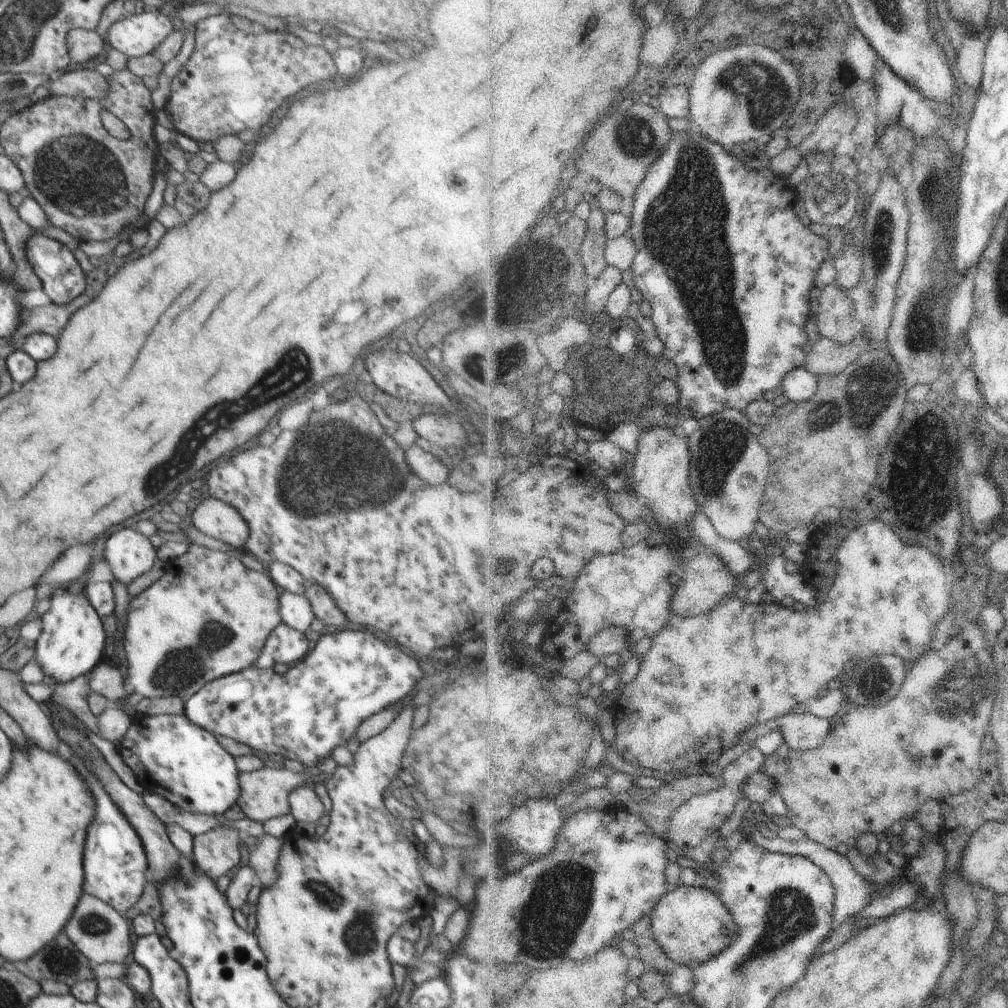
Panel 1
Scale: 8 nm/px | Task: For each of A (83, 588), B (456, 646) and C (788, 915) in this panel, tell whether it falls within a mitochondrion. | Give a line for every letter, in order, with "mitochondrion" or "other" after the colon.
A: other
B: other
C: mitochondrion

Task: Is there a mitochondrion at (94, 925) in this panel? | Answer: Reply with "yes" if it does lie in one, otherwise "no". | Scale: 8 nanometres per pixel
yes

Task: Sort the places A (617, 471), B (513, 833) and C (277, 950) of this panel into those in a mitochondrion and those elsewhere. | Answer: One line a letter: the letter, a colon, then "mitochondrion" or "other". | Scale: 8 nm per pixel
A: other
B: other
C: other

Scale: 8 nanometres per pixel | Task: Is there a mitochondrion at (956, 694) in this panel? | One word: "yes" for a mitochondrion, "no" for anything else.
yes

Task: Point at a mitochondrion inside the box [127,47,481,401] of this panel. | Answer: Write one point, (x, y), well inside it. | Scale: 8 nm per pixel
(210, 80)

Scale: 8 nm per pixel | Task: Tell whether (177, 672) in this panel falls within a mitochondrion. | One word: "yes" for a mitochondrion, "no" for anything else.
yes

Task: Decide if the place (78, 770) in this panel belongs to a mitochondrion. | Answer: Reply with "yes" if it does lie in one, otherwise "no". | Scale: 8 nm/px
no

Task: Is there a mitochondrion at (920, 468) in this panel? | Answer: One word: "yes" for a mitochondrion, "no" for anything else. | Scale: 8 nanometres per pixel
yes

